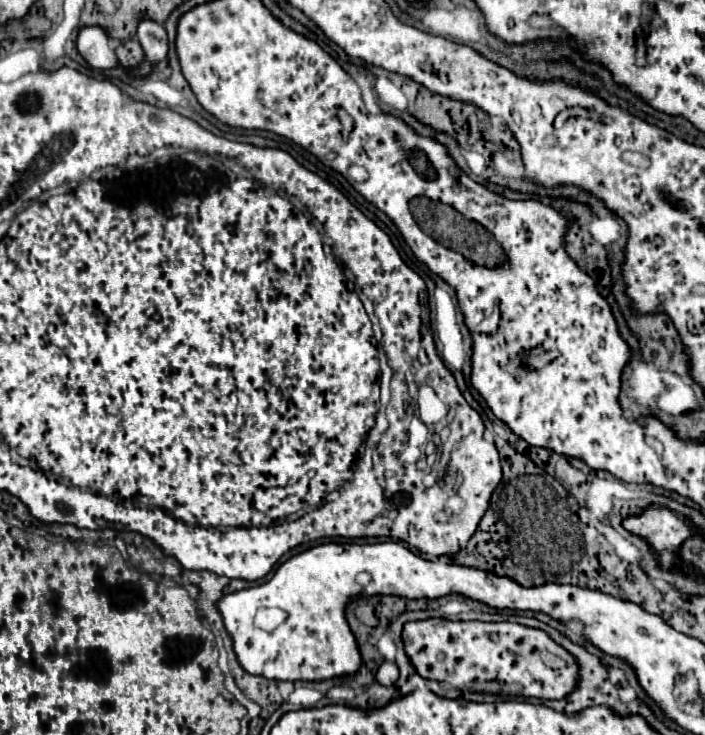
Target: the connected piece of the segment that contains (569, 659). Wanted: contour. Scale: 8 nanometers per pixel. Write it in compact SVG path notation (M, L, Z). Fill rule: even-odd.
M431 618L431 620L421 620L421 622L407 622L405 628L403 628L403 642L405 642L405 652L407 656L411 658L413 666L417 668L417 672L423 676L423 678L429 678L429 680L437 680L437 682L443 682L447 680L449 686L457 688L457 690L469 690L469 692L485 692L485 694L501 694L501 696L535 696L535 698L541 698L541 700L561 700L565 698L575 682L577 682L577 662L575 658L563 650L559 644L555 644L547 632L543 630L535 630L535 628L527 628L527 626L521 626L521 624L511 624L511 622L495 622L495 624L487 624L487 622L453 622L453 620L443 620L443 618Z

